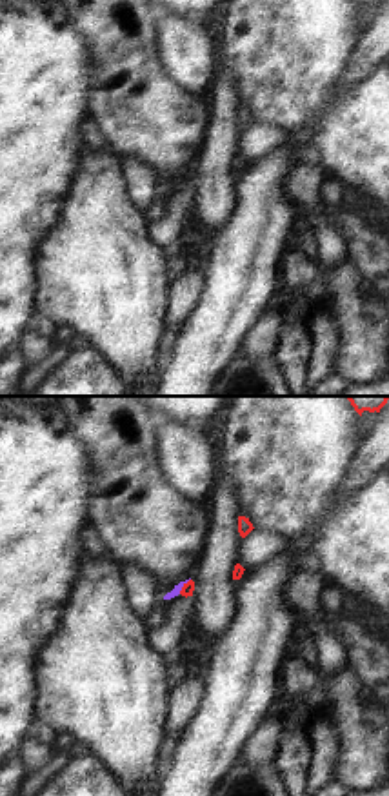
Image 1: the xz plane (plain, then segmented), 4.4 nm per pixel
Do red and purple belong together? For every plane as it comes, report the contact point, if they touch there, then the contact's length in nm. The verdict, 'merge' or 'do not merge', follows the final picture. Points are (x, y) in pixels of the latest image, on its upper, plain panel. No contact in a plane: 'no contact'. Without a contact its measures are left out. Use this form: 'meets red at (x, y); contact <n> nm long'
meets red at (184, 179); contact 90 nm long

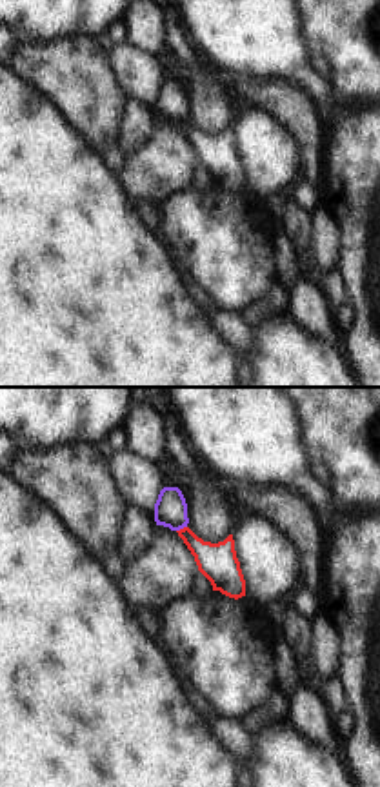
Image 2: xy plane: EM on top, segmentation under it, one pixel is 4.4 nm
meets red at (180, 122); contact 50 nm long

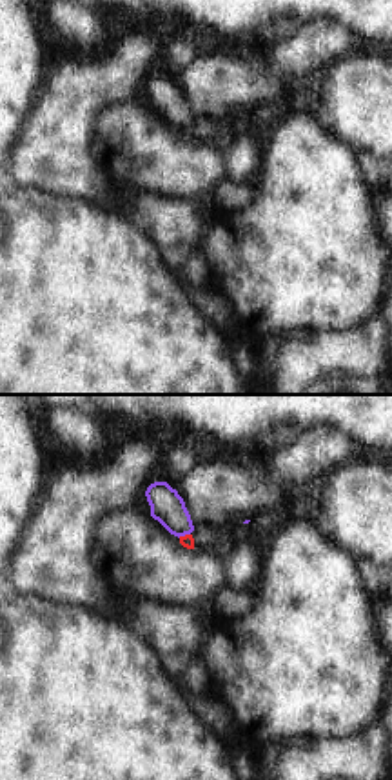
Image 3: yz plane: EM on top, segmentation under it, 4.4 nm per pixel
meets red at (186, 128); contact 60 nm long

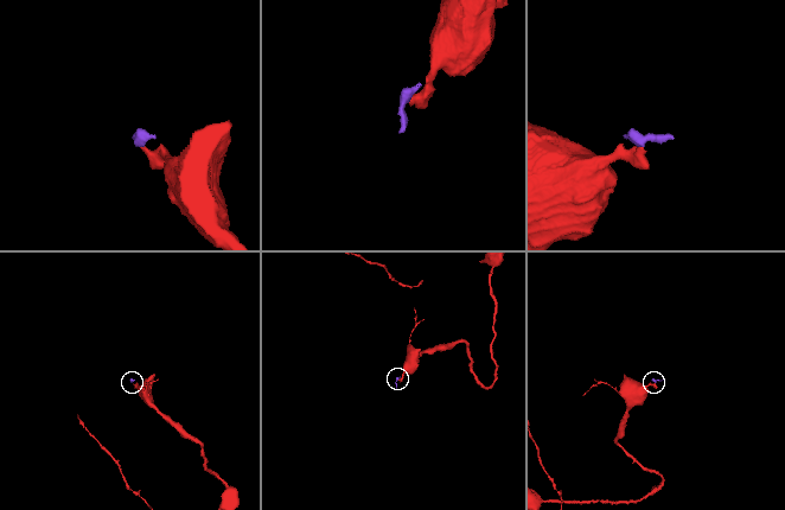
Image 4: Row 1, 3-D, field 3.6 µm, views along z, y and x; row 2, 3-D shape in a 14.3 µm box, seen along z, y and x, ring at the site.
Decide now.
do not merge

